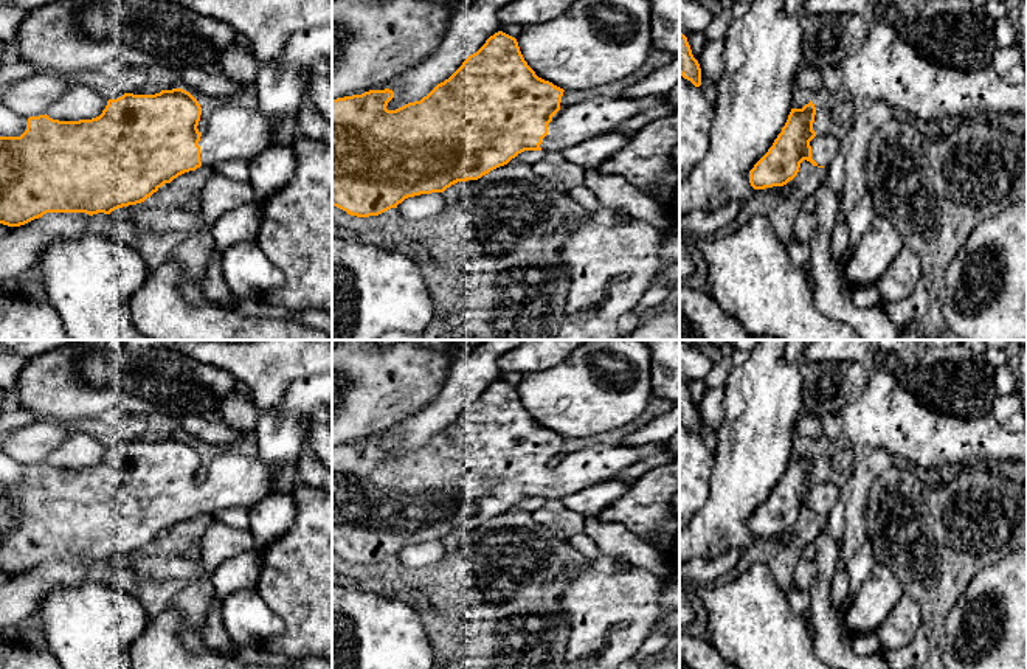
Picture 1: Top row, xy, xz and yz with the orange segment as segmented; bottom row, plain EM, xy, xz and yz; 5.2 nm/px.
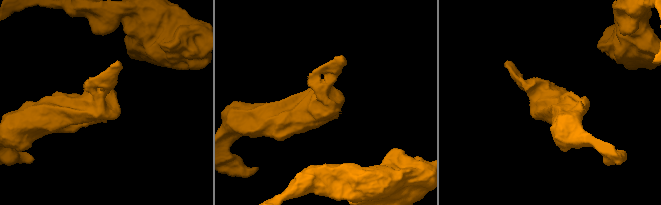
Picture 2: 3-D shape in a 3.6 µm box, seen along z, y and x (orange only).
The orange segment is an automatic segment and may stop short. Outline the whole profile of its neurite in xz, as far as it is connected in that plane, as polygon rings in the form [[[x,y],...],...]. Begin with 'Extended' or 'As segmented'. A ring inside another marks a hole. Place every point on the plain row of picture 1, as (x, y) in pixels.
Extended. [[[498,379],[420,449],[388,458],[386,453],[394,445],[389,436],[332,447],[332,553],[357,565],[379,563],[408,545],[444,540],[458,529],[478,528],[524,498],[563,500],[588,486],[613,480],[617,472],[666,452],[669,445],[669,441],[641,445],[597,444],[562,456],[563,439],[535,422],[515,385]]]

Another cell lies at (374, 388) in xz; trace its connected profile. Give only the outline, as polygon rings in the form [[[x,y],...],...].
[[[366,340],[332,346],[332,447],[361,442],[416,414],[434,400],[448,379],[451,365],[470,349],[448,341],[445,351],[399,340],[377,348]]]

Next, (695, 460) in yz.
[[[679,421],[679,529],[683,529],[692,520],[693,514],[706,503],[712,472],[714,453],[707,449],[700,435],[695,435]]]

